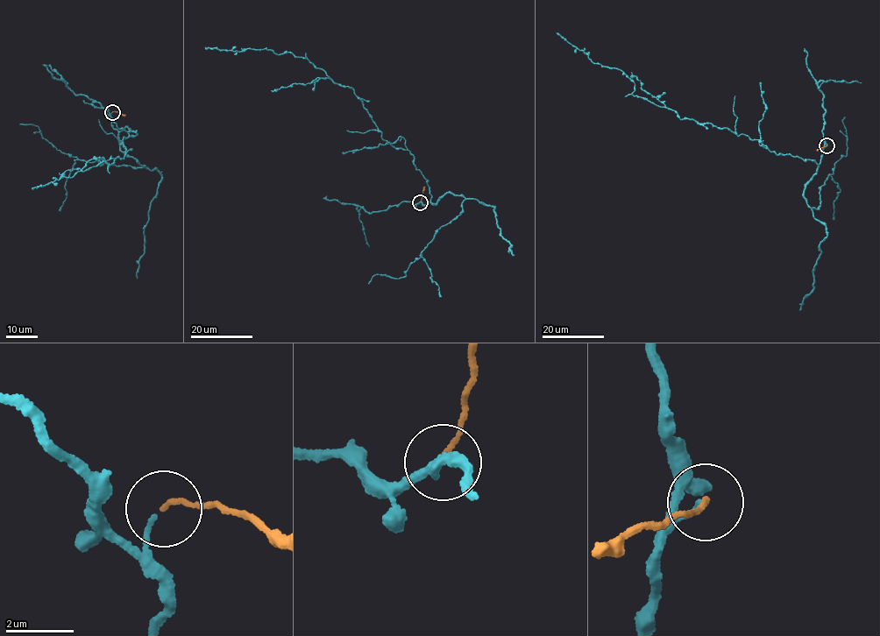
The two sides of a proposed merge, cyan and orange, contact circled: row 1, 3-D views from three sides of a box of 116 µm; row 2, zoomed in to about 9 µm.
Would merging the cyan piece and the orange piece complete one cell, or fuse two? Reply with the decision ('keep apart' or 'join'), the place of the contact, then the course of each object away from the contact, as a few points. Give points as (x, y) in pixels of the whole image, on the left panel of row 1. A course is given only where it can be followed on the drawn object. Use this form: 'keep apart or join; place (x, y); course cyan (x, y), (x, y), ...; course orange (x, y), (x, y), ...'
join; place (112, 112); course cyan (112, 112), (111, 124), (134, 137), (119, 142), (124, 158), (108, 168), (88, 160), (31, 188); course orange (112, 112), (125, 116)

